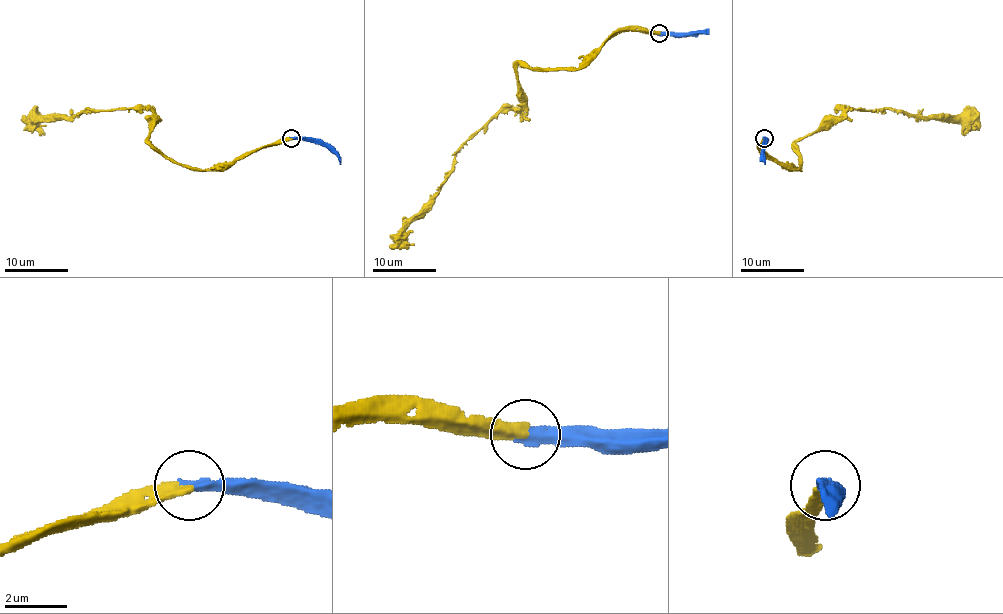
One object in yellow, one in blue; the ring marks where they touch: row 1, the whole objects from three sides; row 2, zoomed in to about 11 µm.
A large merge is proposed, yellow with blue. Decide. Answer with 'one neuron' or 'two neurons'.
one neuron

